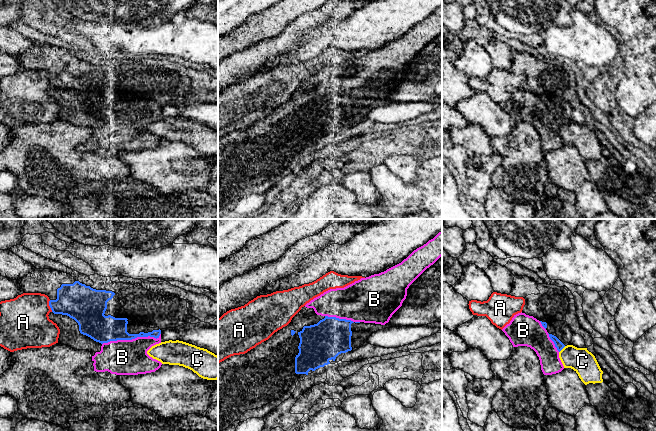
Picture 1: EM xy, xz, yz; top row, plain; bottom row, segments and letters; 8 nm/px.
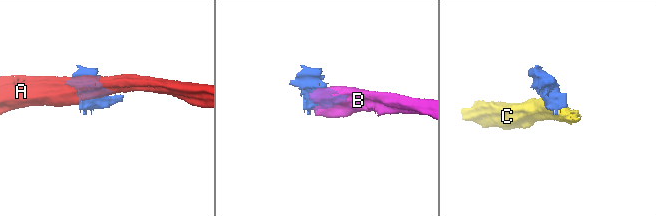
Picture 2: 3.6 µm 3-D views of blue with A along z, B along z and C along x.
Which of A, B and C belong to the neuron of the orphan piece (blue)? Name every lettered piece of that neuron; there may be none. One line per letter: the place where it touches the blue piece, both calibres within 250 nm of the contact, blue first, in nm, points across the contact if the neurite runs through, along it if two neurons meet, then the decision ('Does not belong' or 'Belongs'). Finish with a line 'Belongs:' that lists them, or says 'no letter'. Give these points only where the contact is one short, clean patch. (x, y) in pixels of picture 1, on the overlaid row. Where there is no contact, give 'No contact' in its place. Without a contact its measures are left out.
A: Touches blue at xy (49, 305). Thickness 280 nm (blue) against 400 nm. Does not belong
B: Touches blue at xy (131, 339). Thickness 220 nm (blue) against 280 nm. Does not belong
C: Touches blue at yz (562, 348). Thickness 70 nm (blue) against 200 nm. Does not belong
Belongs: no letter

